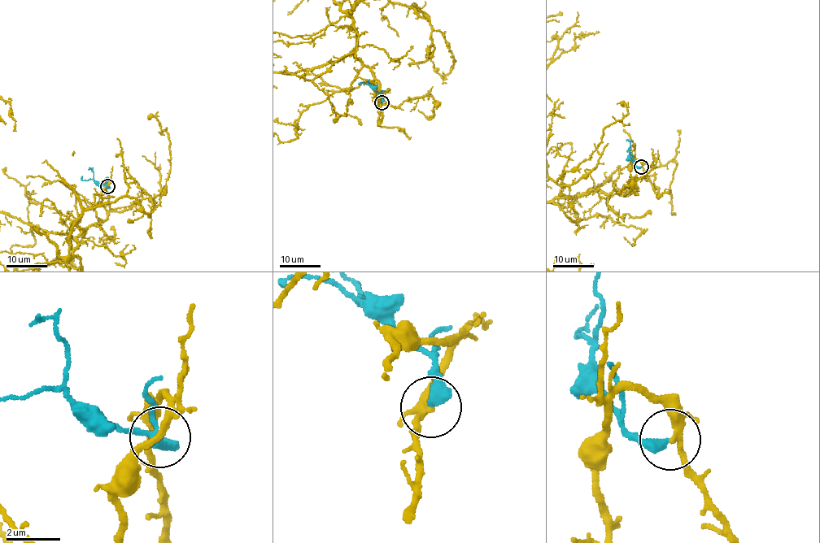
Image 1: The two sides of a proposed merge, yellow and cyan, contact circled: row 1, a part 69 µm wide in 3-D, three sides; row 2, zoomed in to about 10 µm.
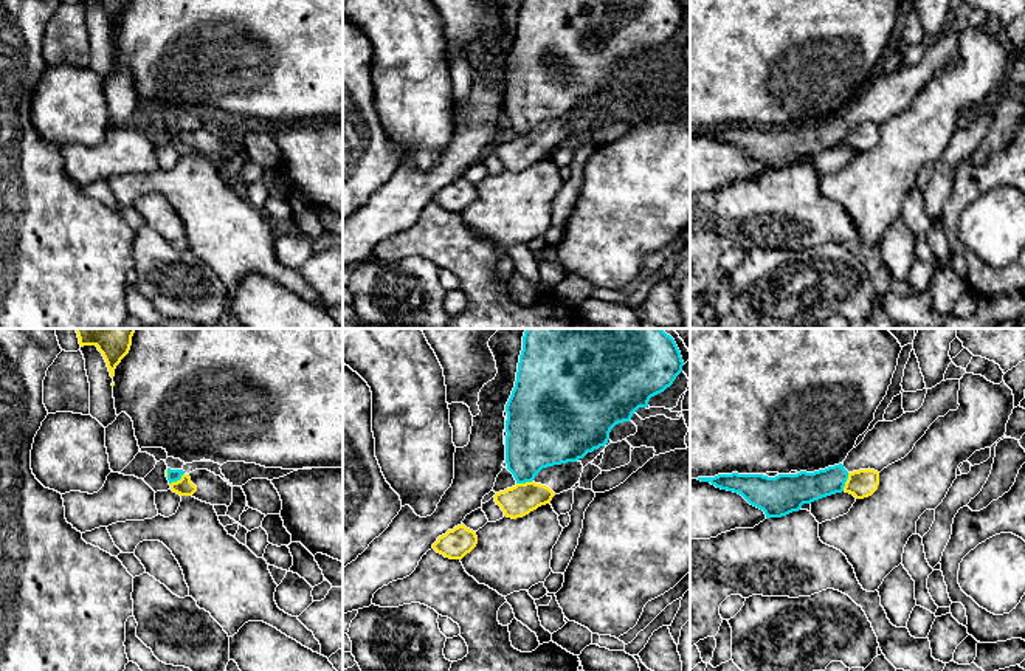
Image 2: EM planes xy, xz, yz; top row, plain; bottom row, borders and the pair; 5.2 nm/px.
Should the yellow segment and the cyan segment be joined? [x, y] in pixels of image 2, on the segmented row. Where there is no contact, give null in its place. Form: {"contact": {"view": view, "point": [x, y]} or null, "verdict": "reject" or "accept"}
{"contact": {"view": "yz", "point": [845, 482]}, "verdict": "reject"}

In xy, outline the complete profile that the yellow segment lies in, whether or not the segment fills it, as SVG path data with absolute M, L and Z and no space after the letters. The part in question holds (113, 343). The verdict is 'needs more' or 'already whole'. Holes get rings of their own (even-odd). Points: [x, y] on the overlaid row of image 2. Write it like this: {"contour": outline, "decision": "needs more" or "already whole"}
{"contour": "M76 329L76 333L81 347L98 347L113 378L116 366L130 350L135 329Z", "decision": "already whole"}

